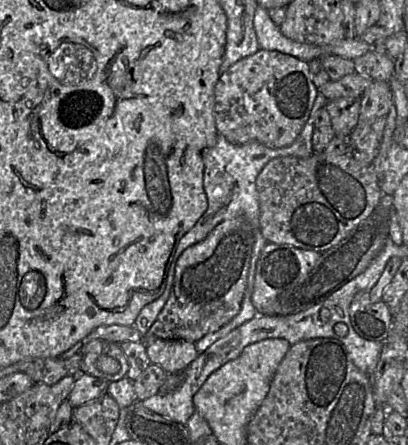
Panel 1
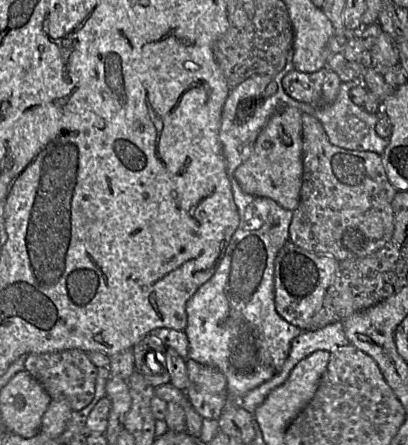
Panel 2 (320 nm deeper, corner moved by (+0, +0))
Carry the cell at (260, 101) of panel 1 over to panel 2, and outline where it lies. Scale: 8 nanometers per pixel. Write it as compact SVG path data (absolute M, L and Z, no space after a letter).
M323 68L312 73L293 69L281 78L280 83L292 99L315 109L324 109L335 101L342 81L335 71Z

